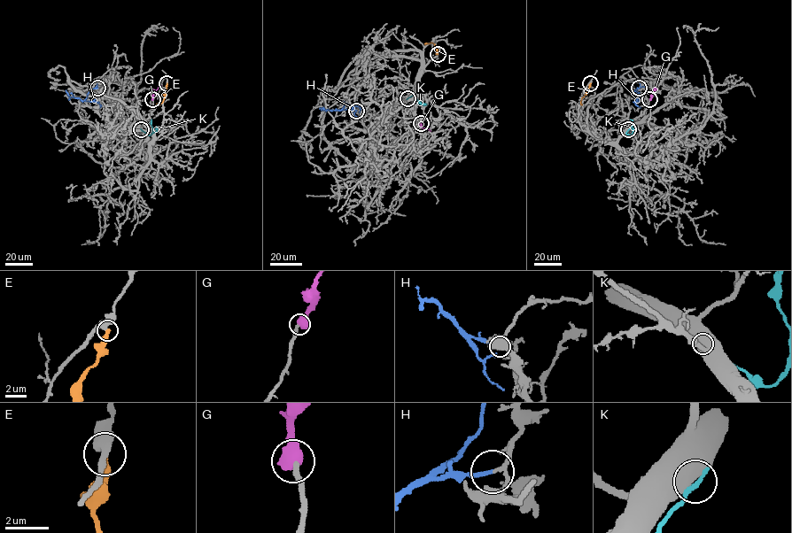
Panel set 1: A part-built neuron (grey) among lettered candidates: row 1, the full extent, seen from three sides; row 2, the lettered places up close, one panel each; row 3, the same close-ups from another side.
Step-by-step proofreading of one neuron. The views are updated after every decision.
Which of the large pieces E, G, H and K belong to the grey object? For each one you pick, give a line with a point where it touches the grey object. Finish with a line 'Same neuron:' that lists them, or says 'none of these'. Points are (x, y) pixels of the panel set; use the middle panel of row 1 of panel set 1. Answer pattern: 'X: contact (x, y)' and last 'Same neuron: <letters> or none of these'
G: contact (421, 123)
Same neuron: G

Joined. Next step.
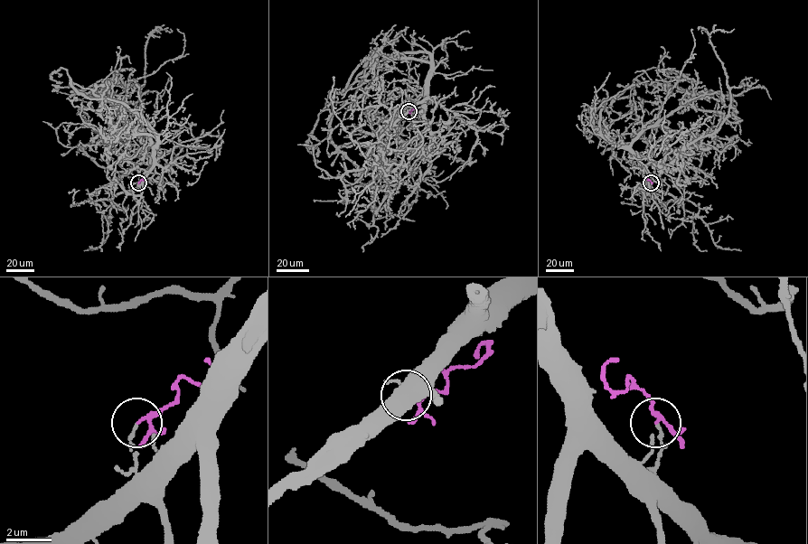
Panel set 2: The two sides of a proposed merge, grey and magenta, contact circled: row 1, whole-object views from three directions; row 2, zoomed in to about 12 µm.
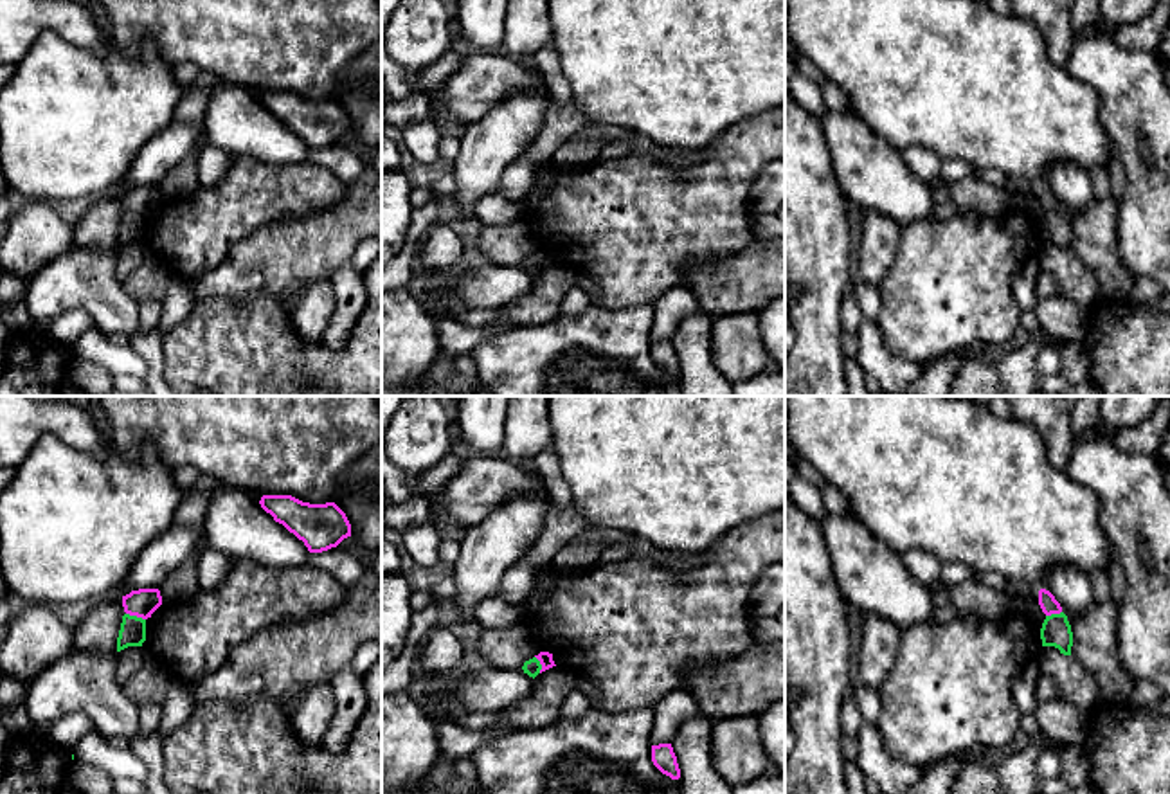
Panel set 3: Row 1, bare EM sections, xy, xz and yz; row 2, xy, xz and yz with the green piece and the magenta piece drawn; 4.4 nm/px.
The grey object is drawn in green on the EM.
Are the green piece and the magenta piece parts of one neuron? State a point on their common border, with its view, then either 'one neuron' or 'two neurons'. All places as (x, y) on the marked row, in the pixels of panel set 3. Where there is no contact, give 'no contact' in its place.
xy (135, 616) | two neurons

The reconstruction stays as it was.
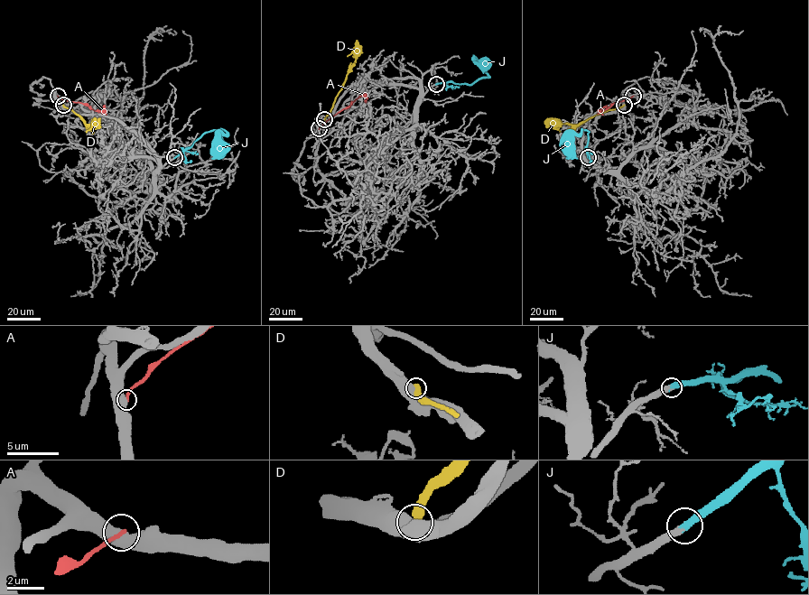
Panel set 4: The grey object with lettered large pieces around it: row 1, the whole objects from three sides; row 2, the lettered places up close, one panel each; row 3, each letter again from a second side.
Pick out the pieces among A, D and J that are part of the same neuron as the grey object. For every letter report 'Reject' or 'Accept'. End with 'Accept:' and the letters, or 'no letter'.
A: Reject
D: Reject
J: Accept
Accept: J

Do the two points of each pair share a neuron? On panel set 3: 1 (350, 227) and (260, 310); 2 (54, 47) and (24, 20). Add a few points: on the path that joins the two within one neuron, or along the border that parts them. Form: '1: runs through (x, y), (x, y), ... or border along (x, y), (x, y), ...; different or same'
1: border along (229, 297), (251, 299), (270, 296), (288, 314); different
2: border along (80, 47), (51, 31), (44, 31), (18, 62); different

